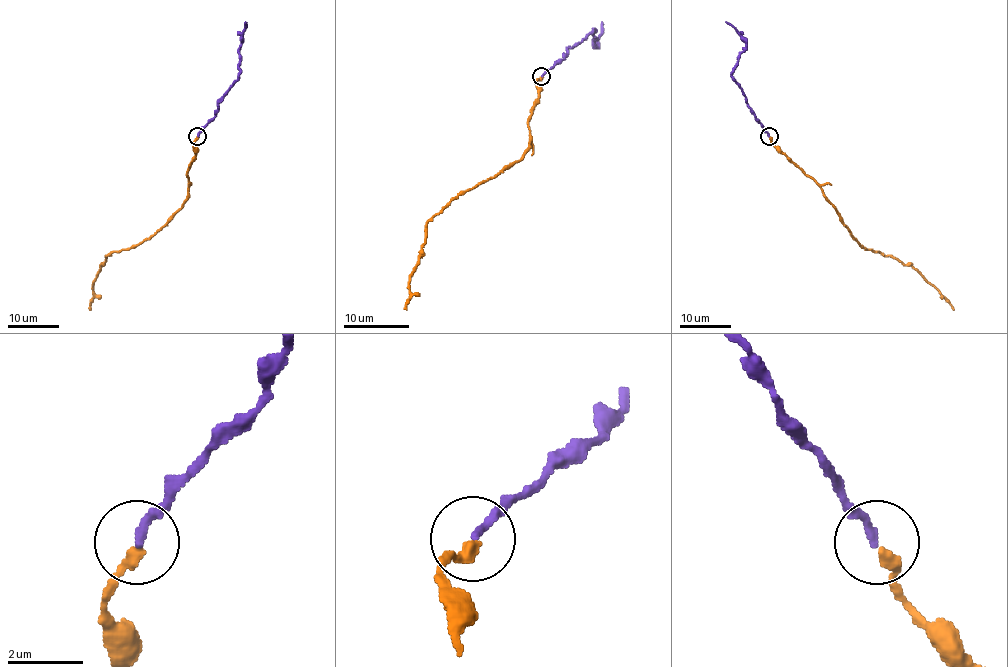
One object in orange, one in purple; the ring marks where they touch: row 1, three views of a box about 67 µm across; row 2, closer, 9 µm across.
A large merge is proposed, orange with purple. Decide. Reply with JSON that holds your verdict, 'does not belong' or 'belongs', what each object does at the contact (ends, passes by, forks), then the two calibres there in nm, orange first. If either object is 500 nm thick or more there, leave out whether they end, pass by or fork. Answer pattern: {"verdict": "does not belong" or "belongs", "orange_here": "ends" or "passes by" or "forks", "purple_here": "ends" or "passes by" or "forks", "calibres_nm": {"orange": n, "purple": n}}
{"verdict": "belongs", "orange_here": "ends", "purple_here": "ends", "calibres_nm": {"orange": 320, "purple": 200}}

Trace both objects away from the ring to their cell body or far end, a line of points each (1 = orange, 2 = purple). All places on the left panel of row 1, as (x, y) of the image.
1: (198, 136), (194, 142), (195, 158), (187, 175), (187, 199), (148, 239), (106, 256), (93, 281), (91, 310)
2: (198, 136), (215, 117), (220, 98), (238, 78), (240, 34), (245, 21)

